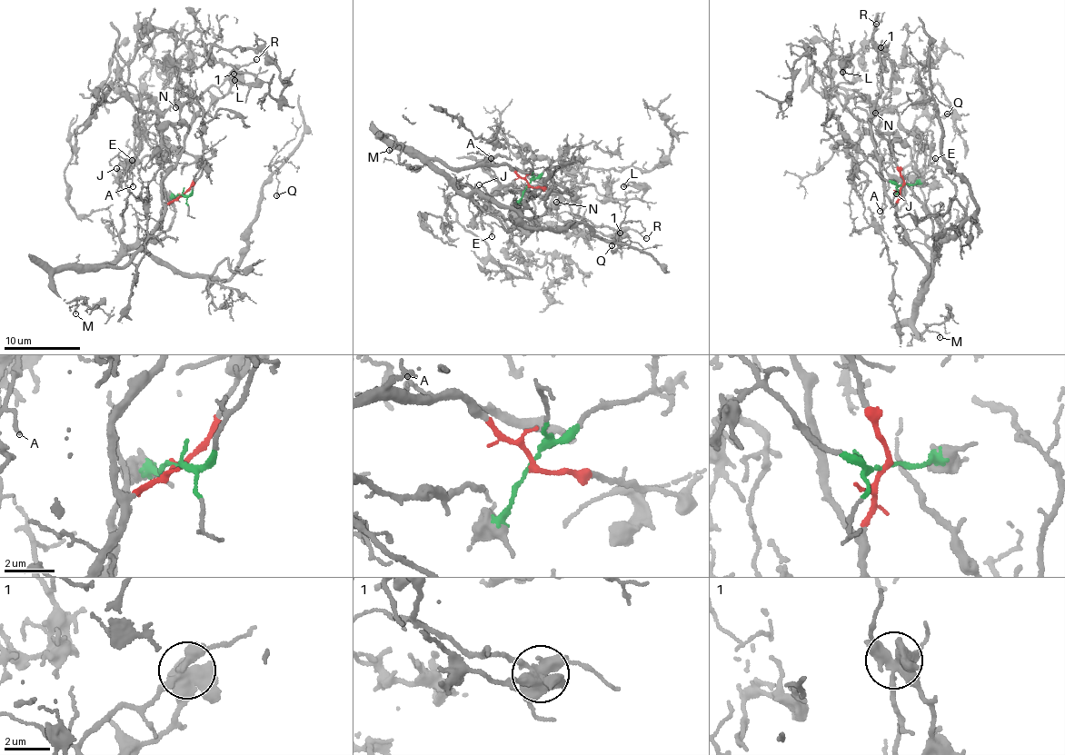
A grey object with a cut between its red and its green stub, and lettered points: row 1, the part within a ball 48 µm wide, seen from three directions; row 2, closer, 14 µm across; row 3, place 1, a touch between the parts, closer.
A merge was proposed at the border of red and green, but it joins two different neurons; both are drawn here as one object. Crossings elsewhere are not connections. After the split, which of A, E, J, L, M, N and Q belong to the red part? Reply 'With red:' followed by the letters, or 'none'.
With red: M, Q

